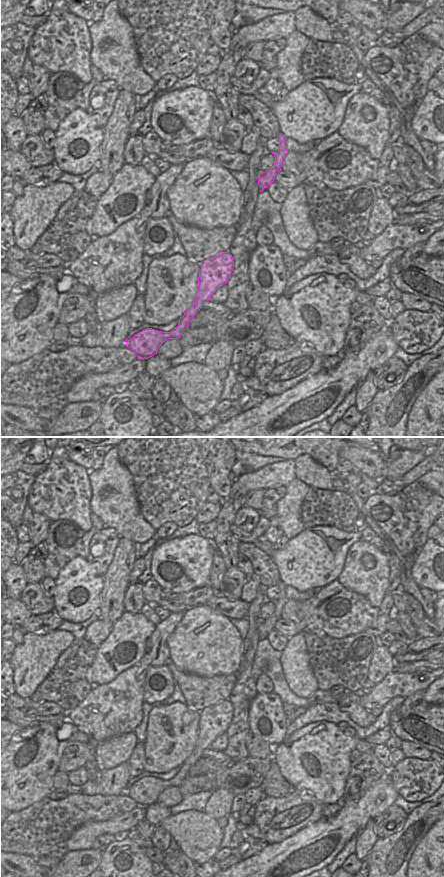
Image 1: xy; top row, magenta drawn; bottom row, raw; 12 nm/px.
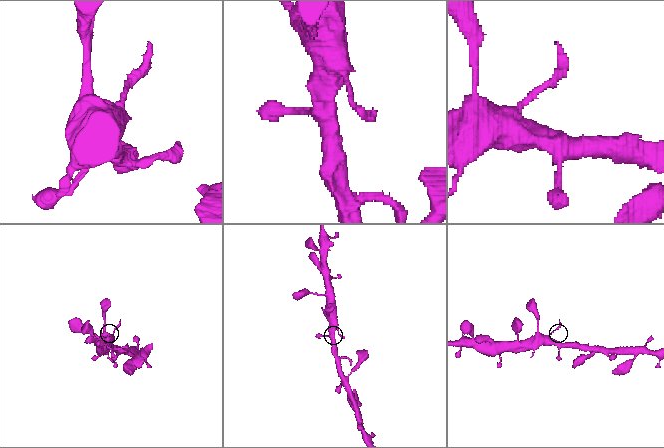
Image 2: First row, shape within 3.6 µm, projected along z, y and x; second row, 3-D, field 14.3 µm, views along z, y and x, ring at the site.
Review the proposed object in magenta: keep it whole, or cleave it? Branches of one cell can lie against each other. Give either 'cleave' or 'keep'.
keep

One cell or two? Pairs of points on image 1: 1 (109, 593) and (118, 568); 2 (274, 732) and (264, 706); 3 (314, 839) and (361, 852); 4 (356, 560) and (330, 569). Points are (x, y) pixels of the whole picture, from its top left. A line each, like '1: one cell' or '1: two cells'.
1: one cell
2: one cell
3: two cells
4: two cells

